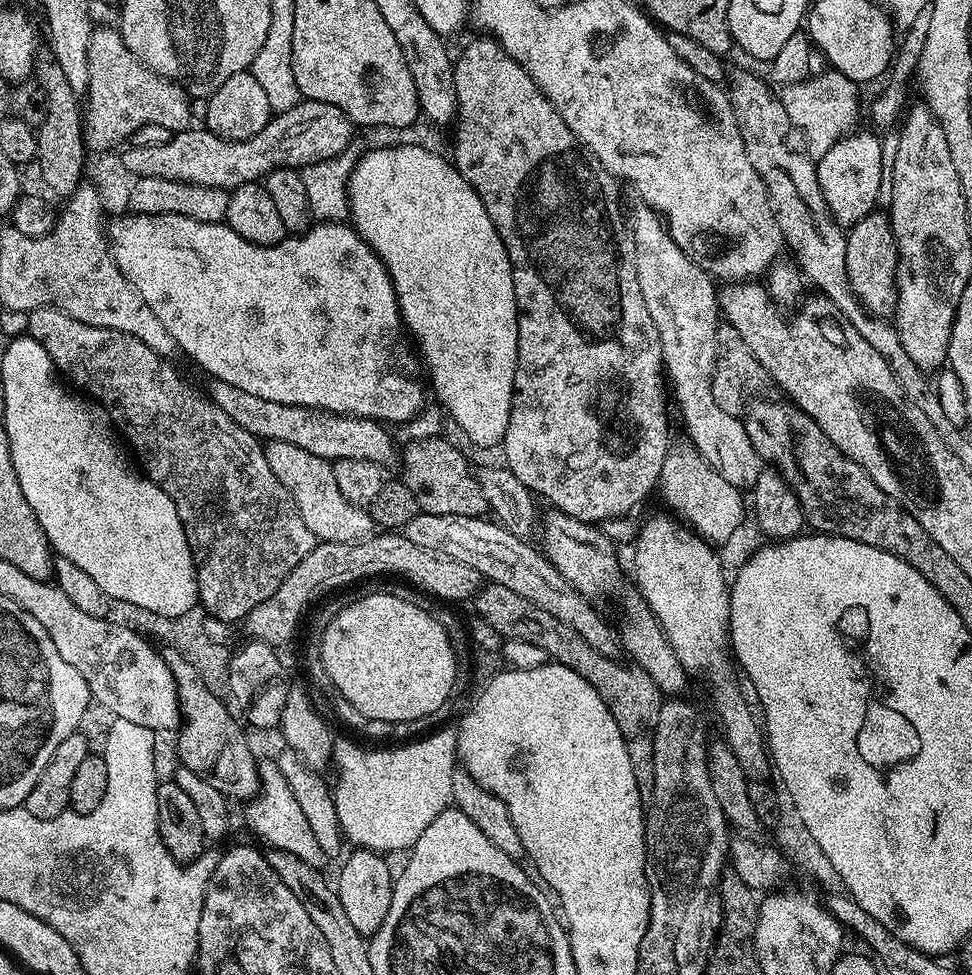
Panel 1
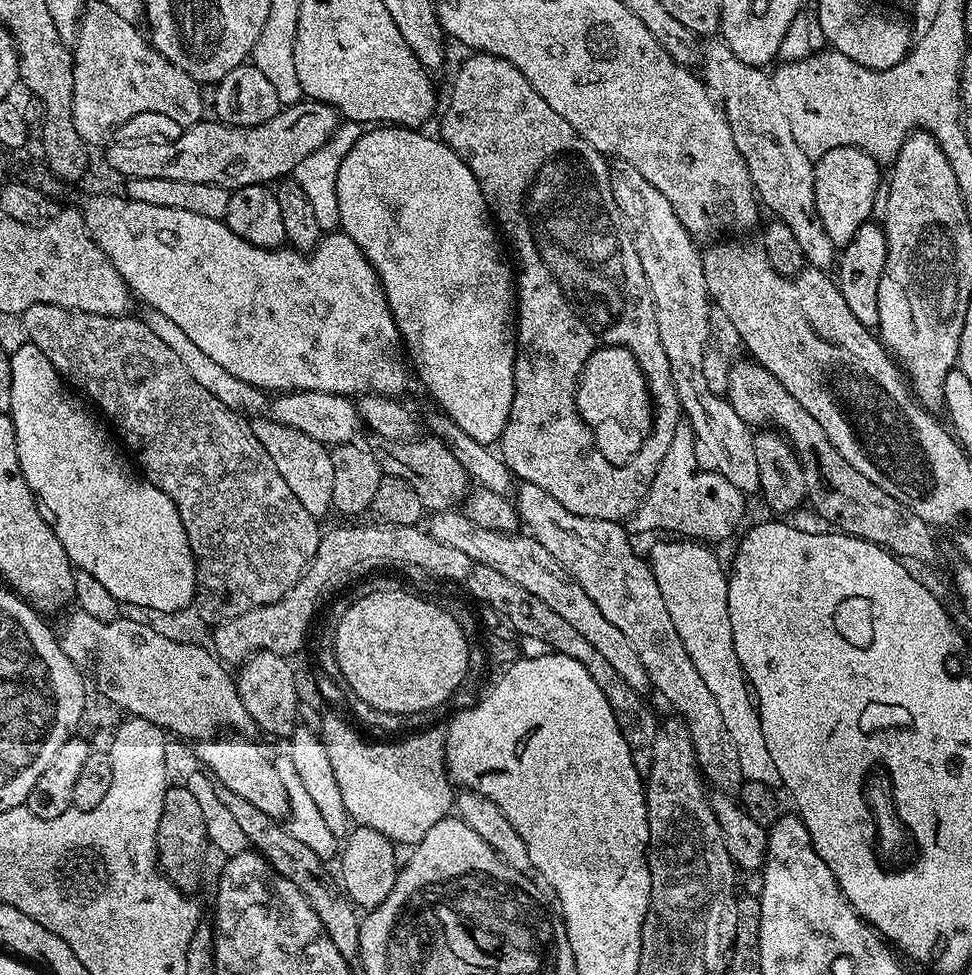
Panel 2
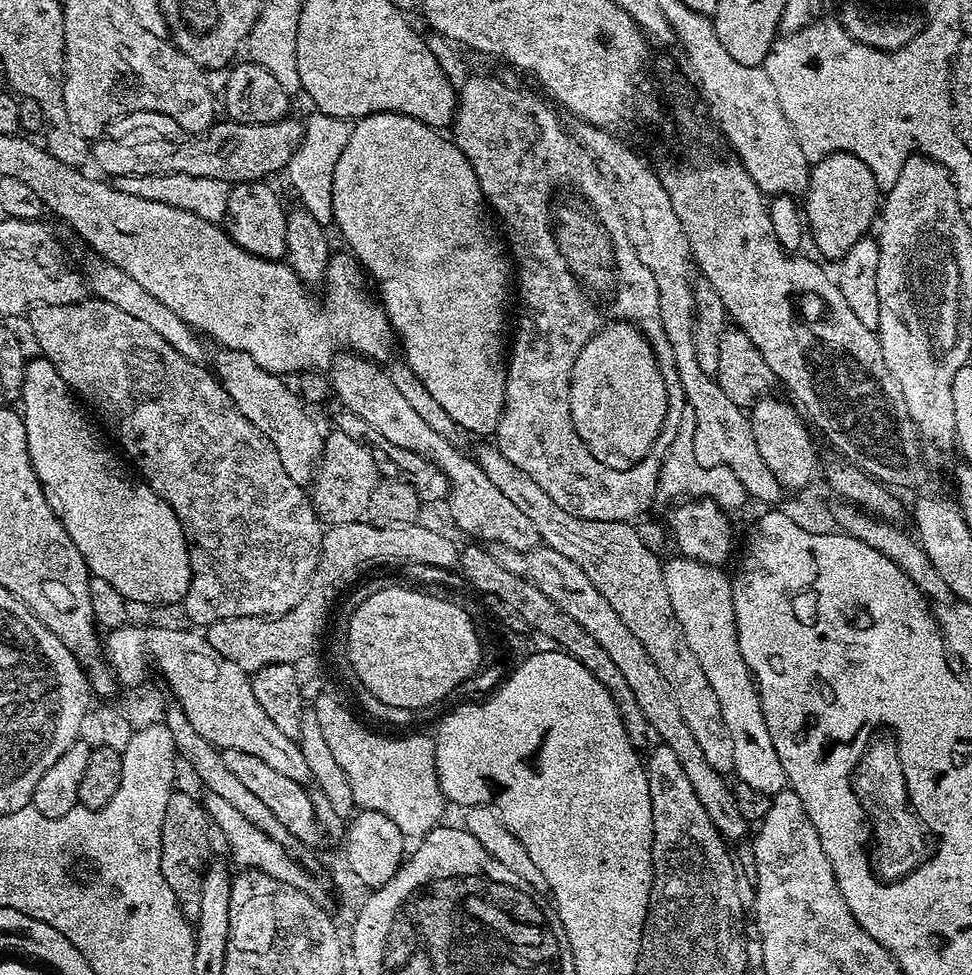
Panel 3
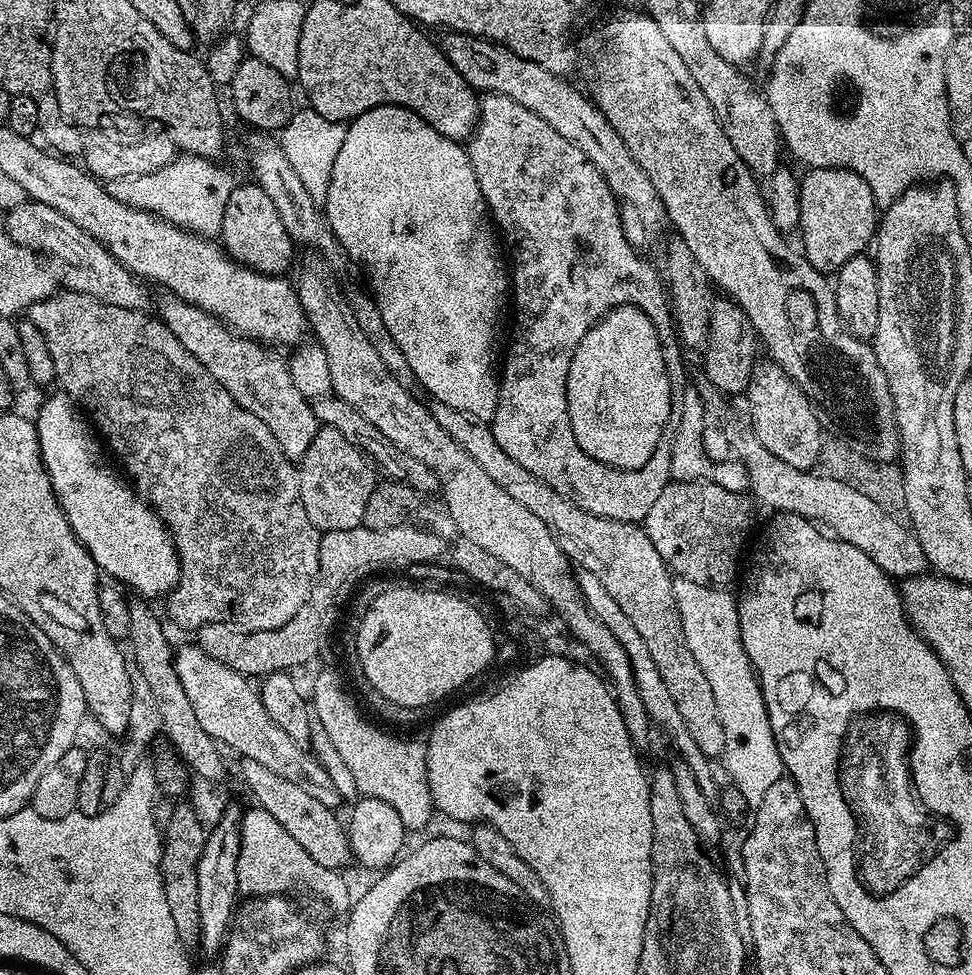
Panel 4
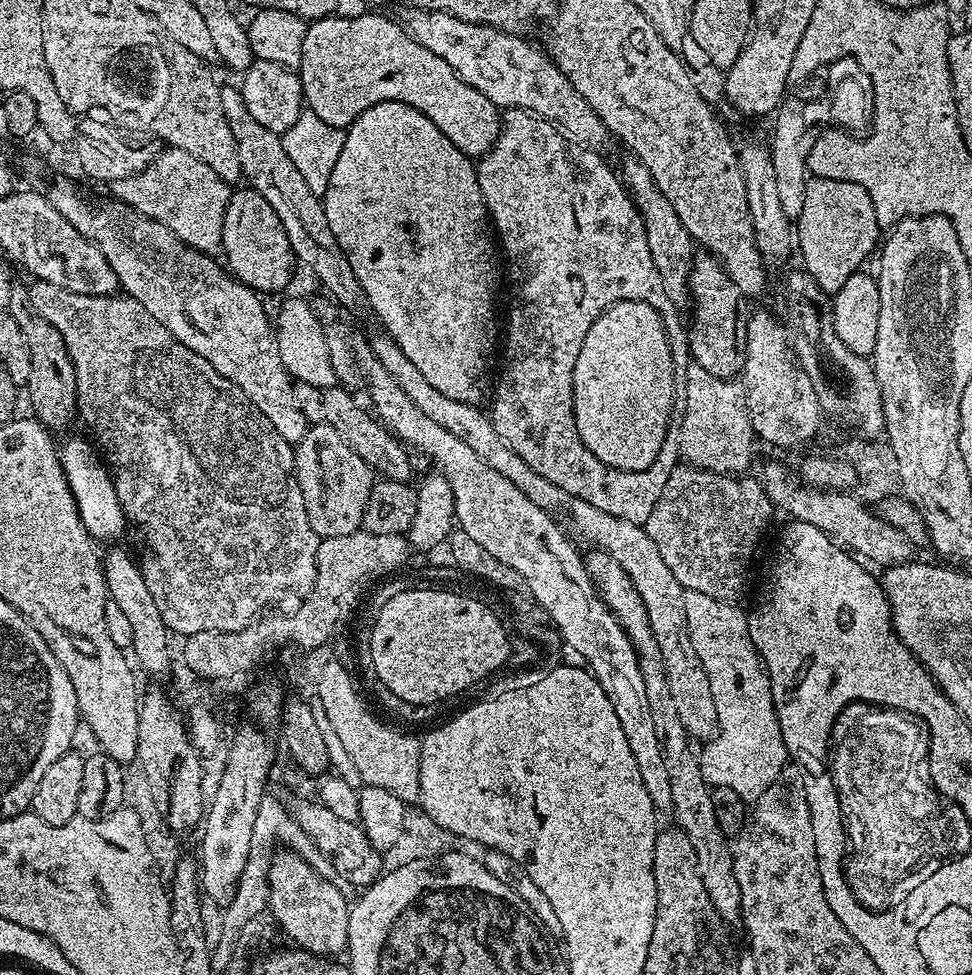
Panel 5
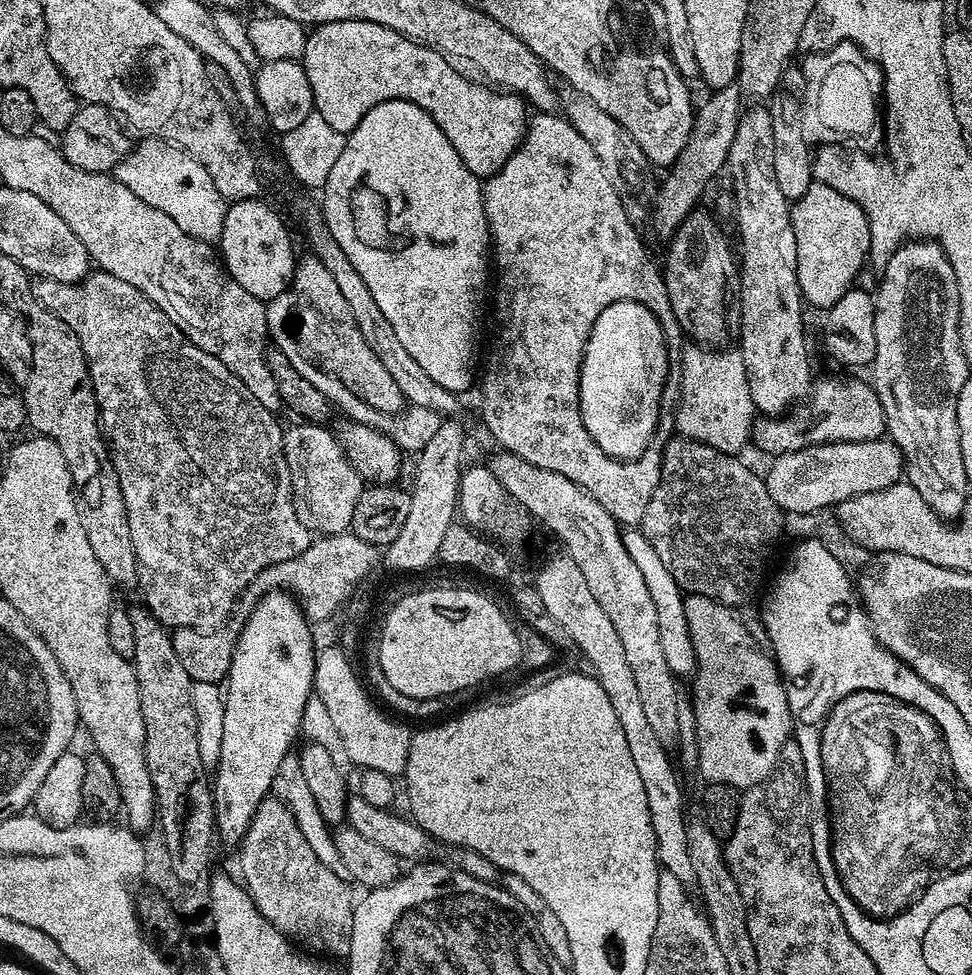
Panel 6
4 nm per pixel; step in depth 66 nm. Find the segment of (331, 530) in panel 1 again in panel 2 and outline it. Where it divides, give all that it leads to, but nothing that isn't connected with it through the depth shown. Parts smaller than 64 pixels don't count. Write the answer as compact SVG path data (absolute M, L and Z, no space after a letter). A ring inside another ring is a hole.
M256 418L251 421L252 432L266 446L266 454L274 461L278 474L290 486L294 498L310 510L310 514L317 518L323 518L327 512L333 511L332 495L334 494L334 462L332 453L322 442L310 438L310 434L302 434L302 430L285 428L275 419Z

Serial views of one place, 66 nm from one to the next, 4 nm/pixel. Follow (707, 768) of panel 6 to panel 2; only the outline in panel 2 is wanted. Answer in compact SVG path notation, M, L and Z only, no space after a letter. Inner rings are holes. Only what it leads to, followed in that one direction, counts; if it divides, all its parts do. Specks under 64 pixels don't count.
M664 538L661 544L656 544L652 548L652 556L650 555L650 567L654 578L658 582L658 590L662 590L662 602L666 602L666 610L670 610L670 619L674 621L674 630L678 630L678 638L682 638L682 642L686 646L686 654L690 654L690 662L696 664L698 674L702 674L702 682L706 682L706 687L710 690L710 694L714 694L714 702L718 702L718 711L722 714L722 719L726 721L726 730L730 730L730 738L734 738L734 746L738 746L738 762L742 762L742 774L745 781L760 782L766 786L779 789L781 787L780 775L774 766L774 758L770 758L770 750L766 750L766 738L762 738L762 726L760 725L760 714L757 705L754 703L753 693L750 691L748 677L744 674L744 667L738 662L738 654L734 650L734 634L730 626L730 614L728 613L728 578L726 568L720 565L720 560L711 552L711 547L705 546L700 542L693 542L688 538Z

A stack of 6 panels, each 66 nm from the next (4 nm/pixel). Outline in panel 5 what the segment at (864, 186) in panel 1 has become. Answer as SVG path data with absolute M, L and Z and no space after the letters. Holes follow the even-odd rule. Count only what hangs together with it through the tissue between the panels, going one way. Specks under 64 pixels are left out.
M821 176L809 179L806 186L804 209L799 218L794 221L794 240L798 245L798 256L800 252L801 258L804 259L803 271L812 277L813 282L823 292L829 294L840 292L842 286L846 286L846 278L861 271L865 267L864 259L871 252L873 255L877 251L881 236L882 225L879 218L876 217L876 207L870 194L866 194L866 190L862 186L858 186L854 182L822 178Z

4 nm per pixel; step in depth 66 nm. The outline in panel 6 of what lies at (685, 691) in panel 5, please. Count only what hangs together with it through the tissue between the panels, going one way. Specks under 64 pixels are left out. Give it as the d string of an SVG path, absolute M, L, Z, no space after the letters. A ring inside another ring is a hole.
M640 530L625 531L623 537L630 558L634 558L638 570L642 570L642 578L646 578L646 586L650 589L650 598L654 598L654 606L658 610L658 634L662 634L662 651L666 654L666 662L676 677L691 677L696 671L696 655L686 622L685 593L681 591L678 582L666 570L665 563L658 558L657 551Z

